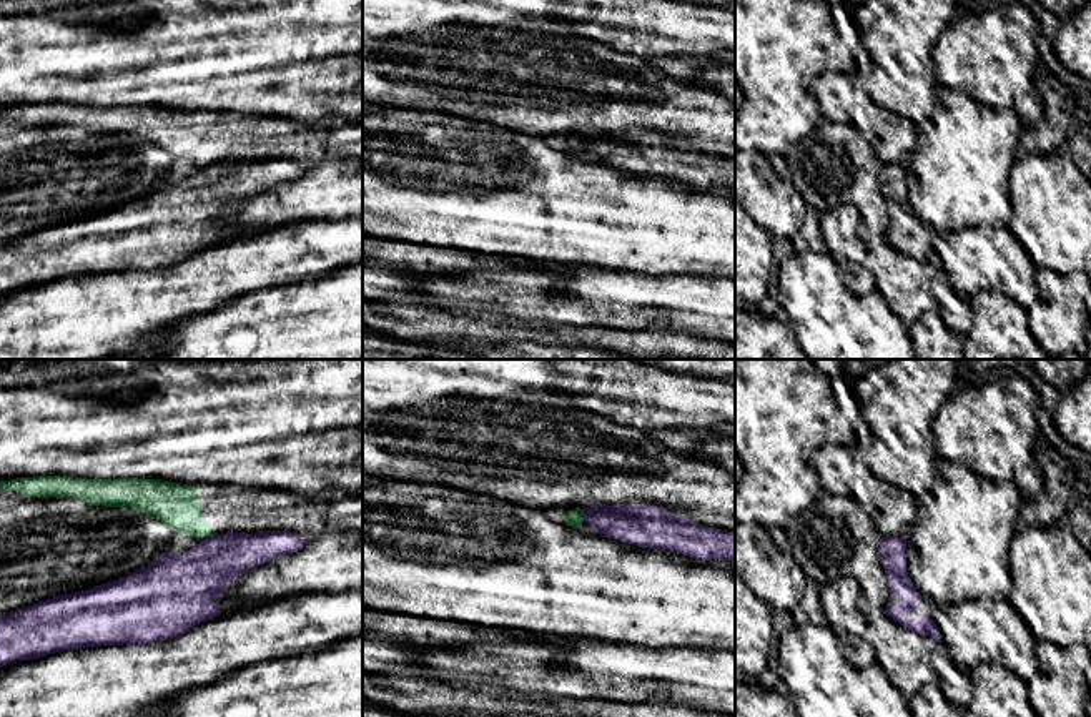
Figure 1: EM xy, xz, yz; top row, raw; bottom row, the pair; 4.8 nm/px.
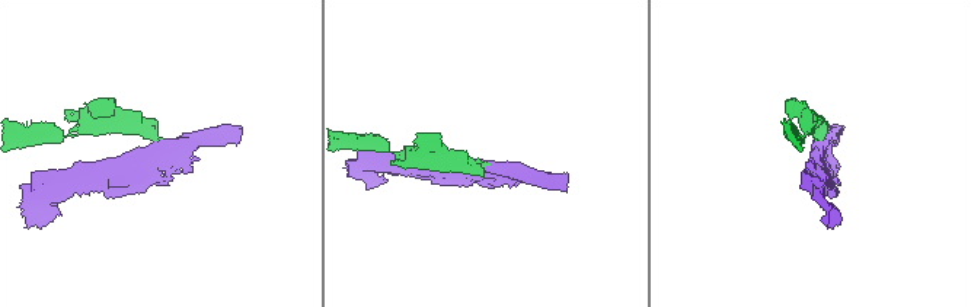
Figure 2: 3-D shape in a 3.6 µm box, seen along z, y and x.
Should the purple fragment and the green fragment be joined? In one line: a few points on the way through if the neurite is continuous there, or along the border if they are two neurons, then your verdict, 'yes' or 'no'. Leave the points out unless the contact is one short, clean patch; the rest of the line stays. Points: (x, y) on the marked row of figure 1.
border along xy (217, 534), (207, 538); no

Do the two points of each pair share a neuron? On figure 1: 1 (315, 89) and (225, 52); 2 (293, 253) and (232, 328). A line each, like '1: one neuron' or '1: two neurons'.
1: one neuron
2: two neurons

